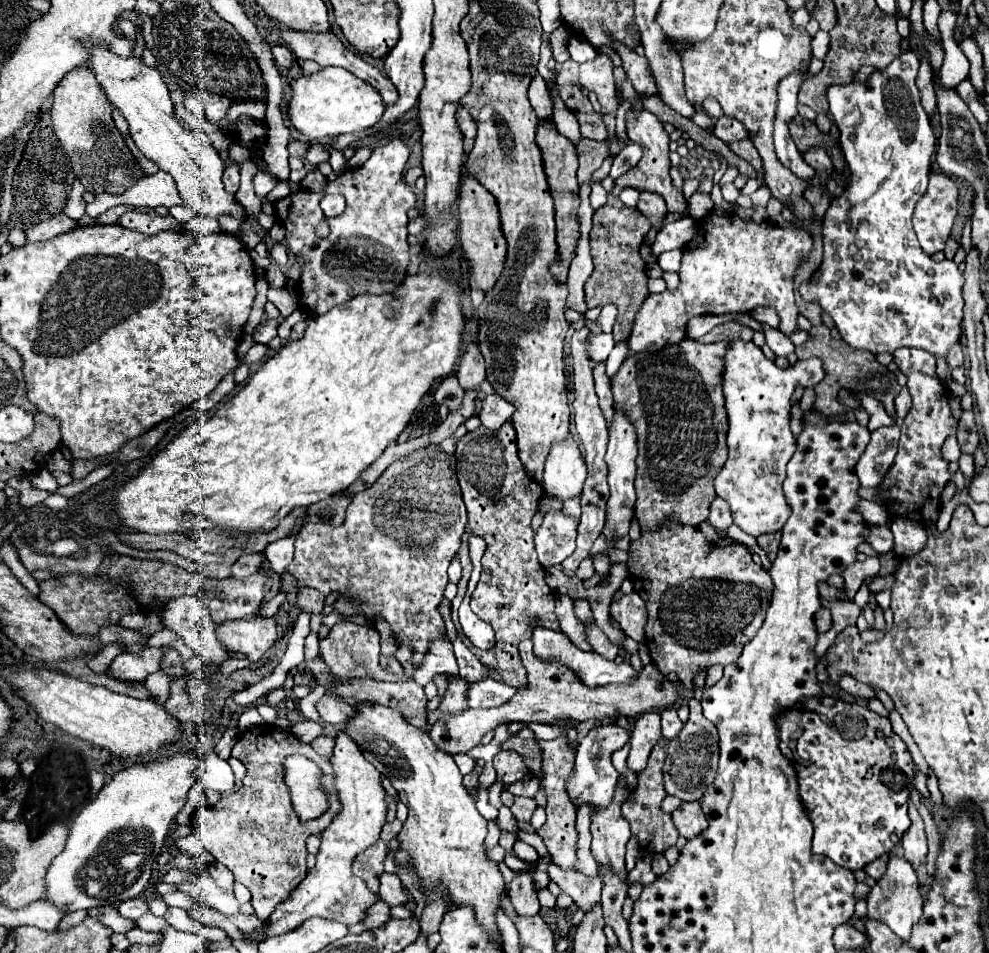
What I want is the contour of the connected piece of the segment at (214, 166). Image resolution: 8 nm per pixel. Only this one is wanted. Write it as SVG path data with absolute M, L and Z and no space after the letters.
M78 40L86 52L88 60L86 66L94 72L96 80L100 82L108 102L122 112L122 116L128 122L130 134L138 150L152 162L158 164L160 170L170 174L176 182L176 188L180 192L180 198L184 204L192 208L194 214L204 214L210 218L234 218L244 226L246 222L246 210L236 200L234 194L230 194L222 184L224 174L224 160L214 150L210 138L202 132L190 132L186 130L172 114L174 104L170 100L170 92L166 88L166 82L162 80L160 72L146 66L132 50L128 58L118 56L110 50L110 44L100 40Z

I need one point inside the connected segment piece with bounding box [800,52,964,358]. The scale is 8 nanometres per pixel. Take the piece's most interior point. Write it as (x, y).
(883, 291)

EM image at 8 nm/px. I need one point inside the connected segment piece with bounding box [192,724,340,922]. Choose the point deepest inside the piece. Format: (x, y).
(253, 831)

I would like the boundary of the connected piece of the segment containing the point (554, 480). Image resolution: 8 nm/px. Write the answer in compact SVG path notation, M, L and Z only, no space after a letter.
M568 438L560 444L552 444L552 450L546 458L544 490L564 502L570 498L580 498L584 480L586 464L576 442Z

